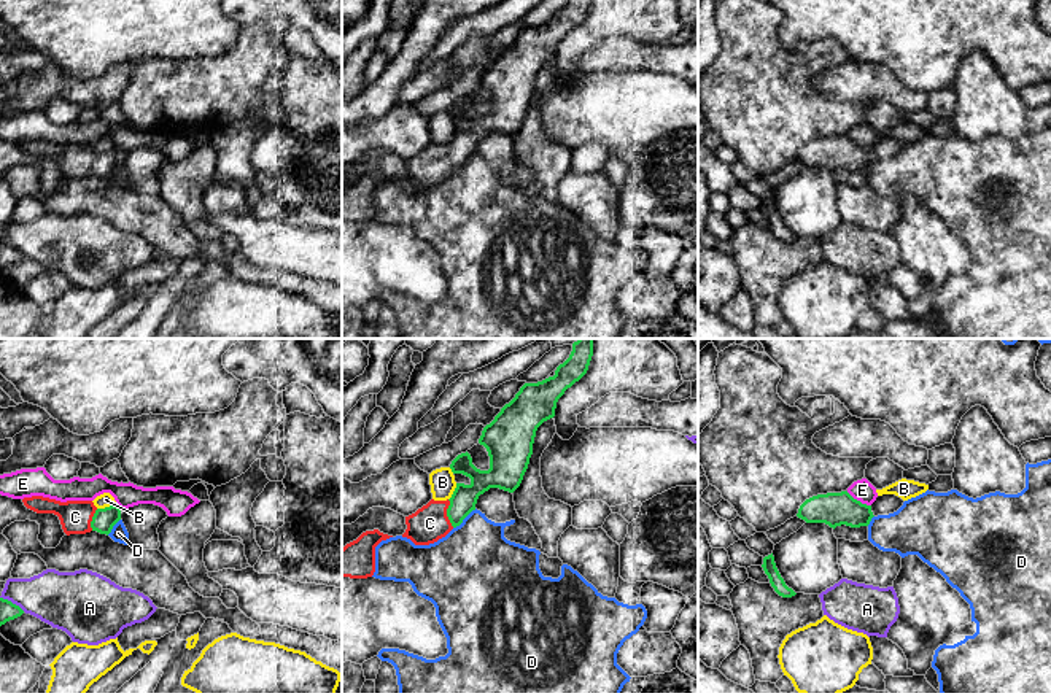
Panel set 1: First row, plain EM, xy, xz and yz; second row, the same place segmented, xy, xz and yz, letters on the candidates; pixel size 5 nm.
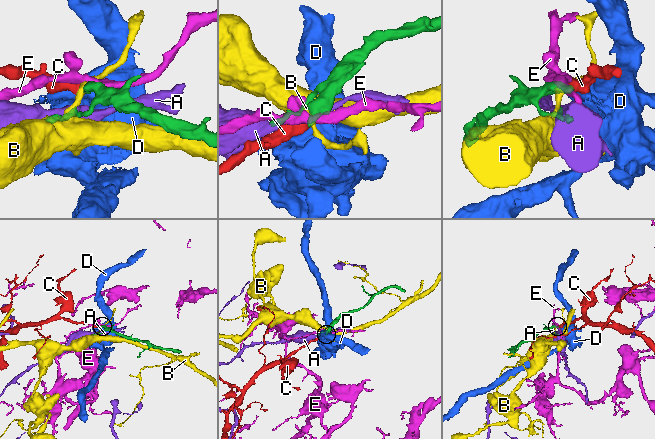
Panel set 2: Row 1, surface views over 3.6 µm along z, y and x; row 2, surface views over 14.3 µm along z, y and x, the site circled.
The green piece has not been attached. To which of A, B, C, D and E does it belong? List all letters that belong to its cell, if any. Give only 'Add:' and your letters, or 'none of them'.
Add: C

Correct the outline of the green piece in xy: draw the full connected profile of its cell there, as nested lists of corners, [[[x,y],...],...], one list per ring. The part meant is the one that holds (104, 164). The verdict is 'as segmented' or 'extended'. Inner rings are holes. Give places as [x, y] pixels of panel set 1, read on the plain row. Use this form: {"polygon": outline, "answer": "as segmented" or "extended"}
{"polygon": [[[43,140],[24,141],[22,146],[37,157],[57,159],[67,180],[91,175],[108,180],[113,170],[121,164],[119,149],[97,153],[92,145],[60,146]]], "answer": "extended"}

